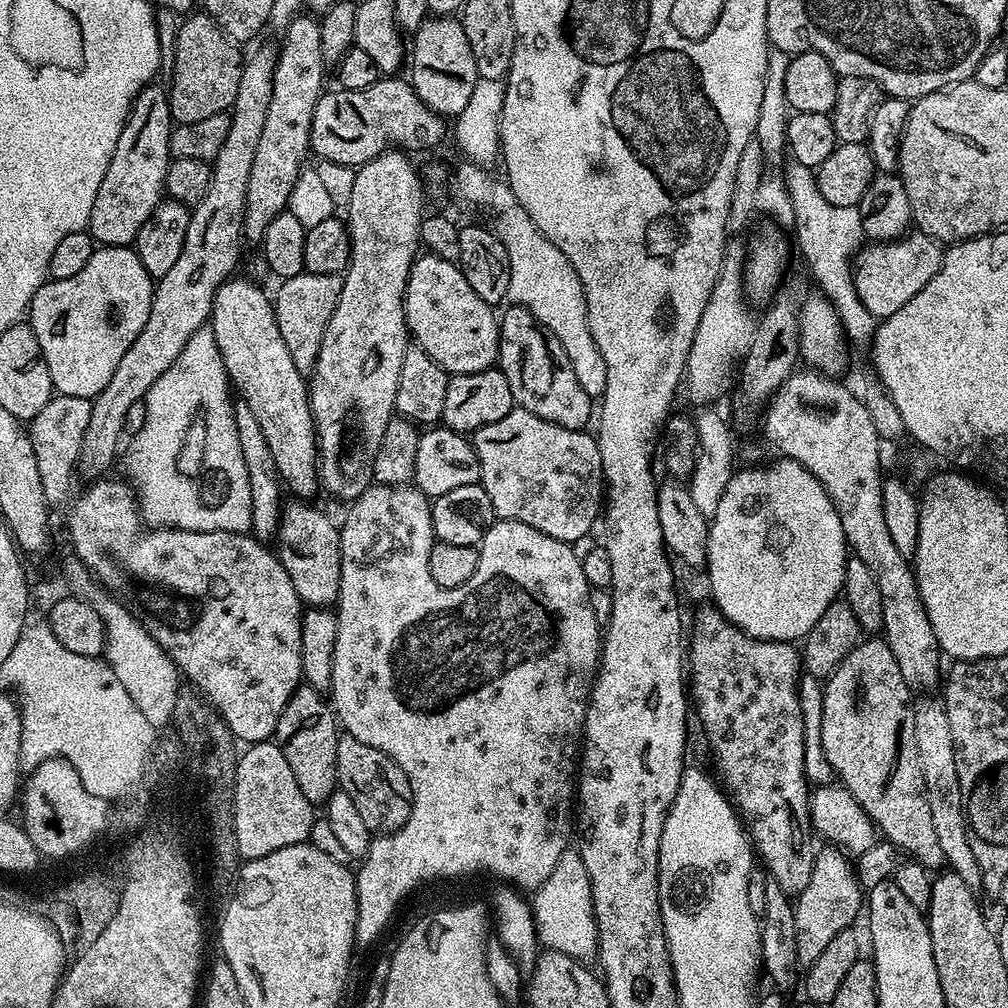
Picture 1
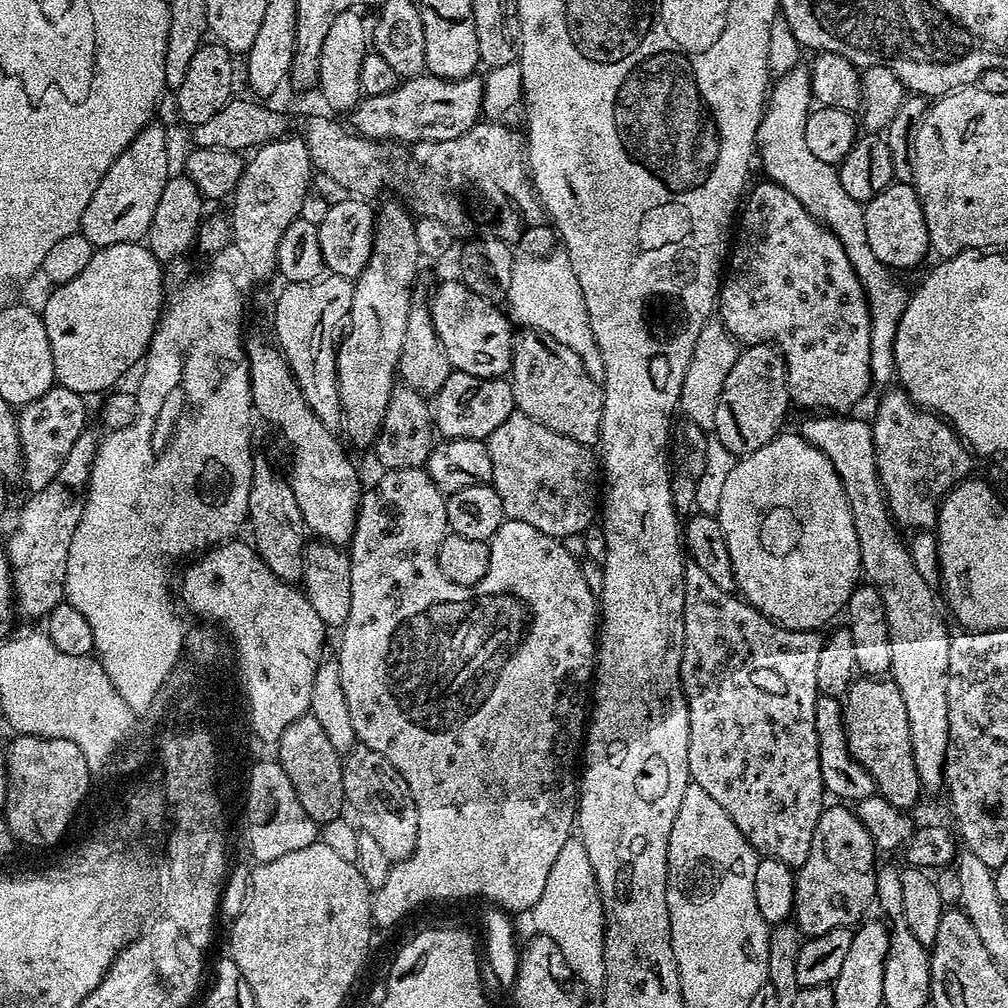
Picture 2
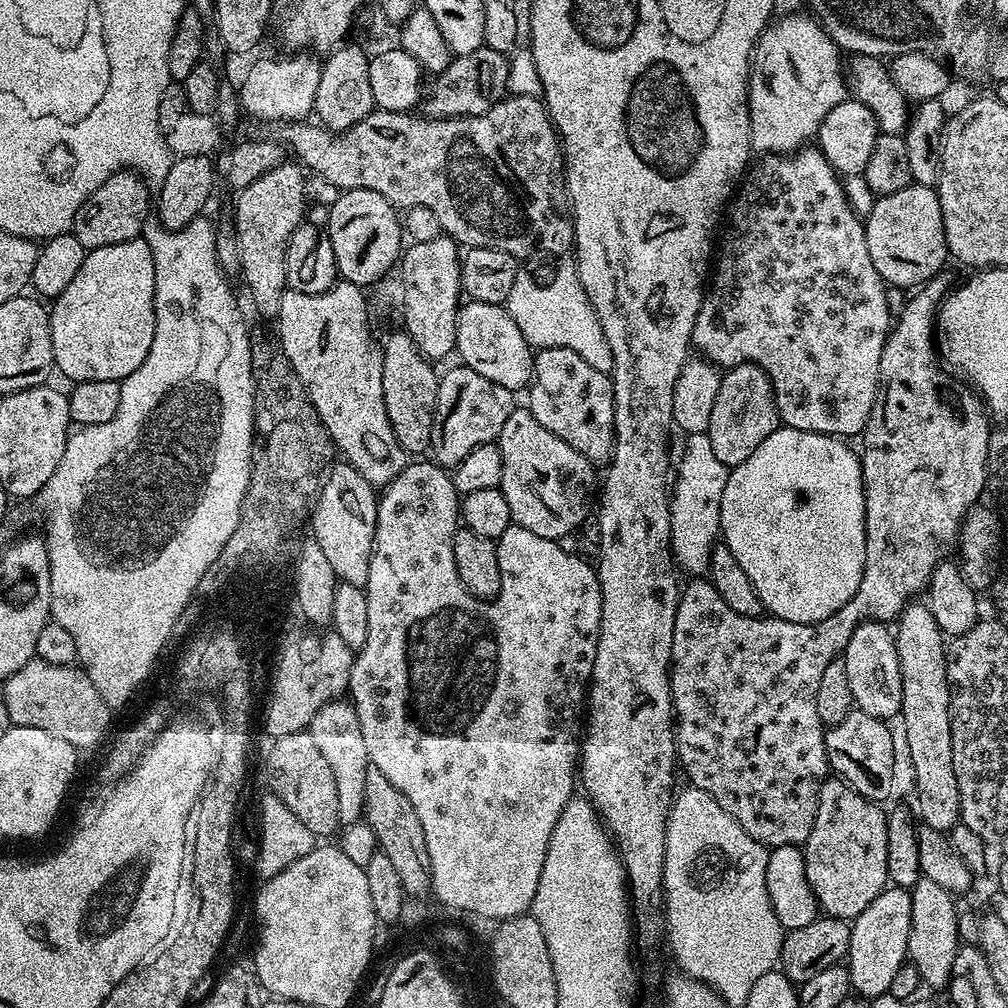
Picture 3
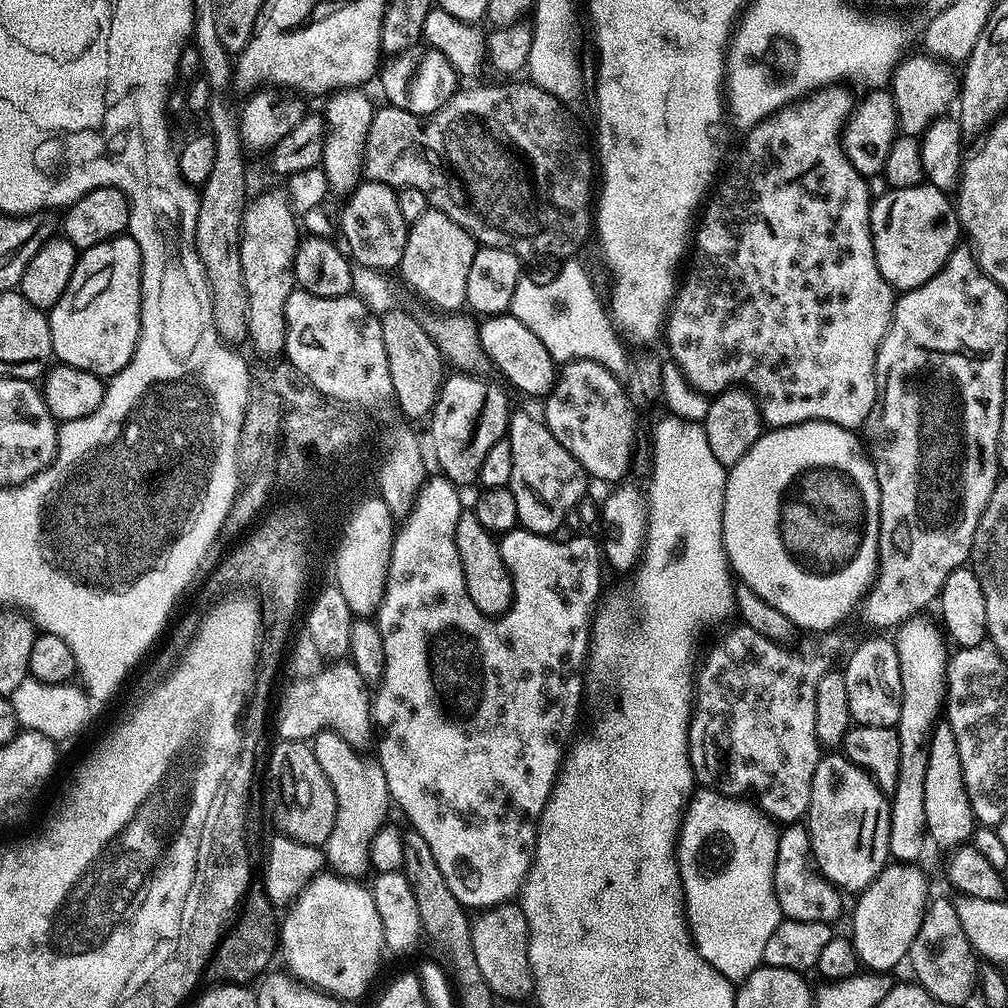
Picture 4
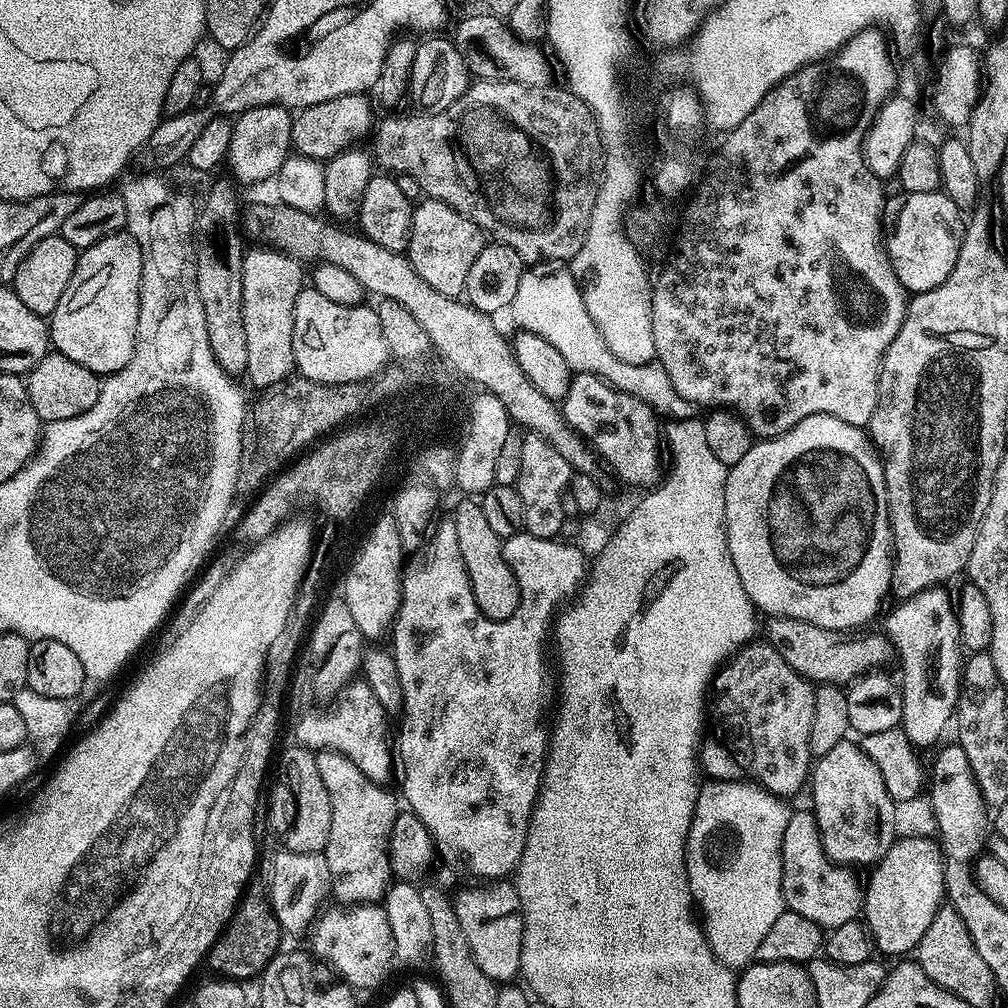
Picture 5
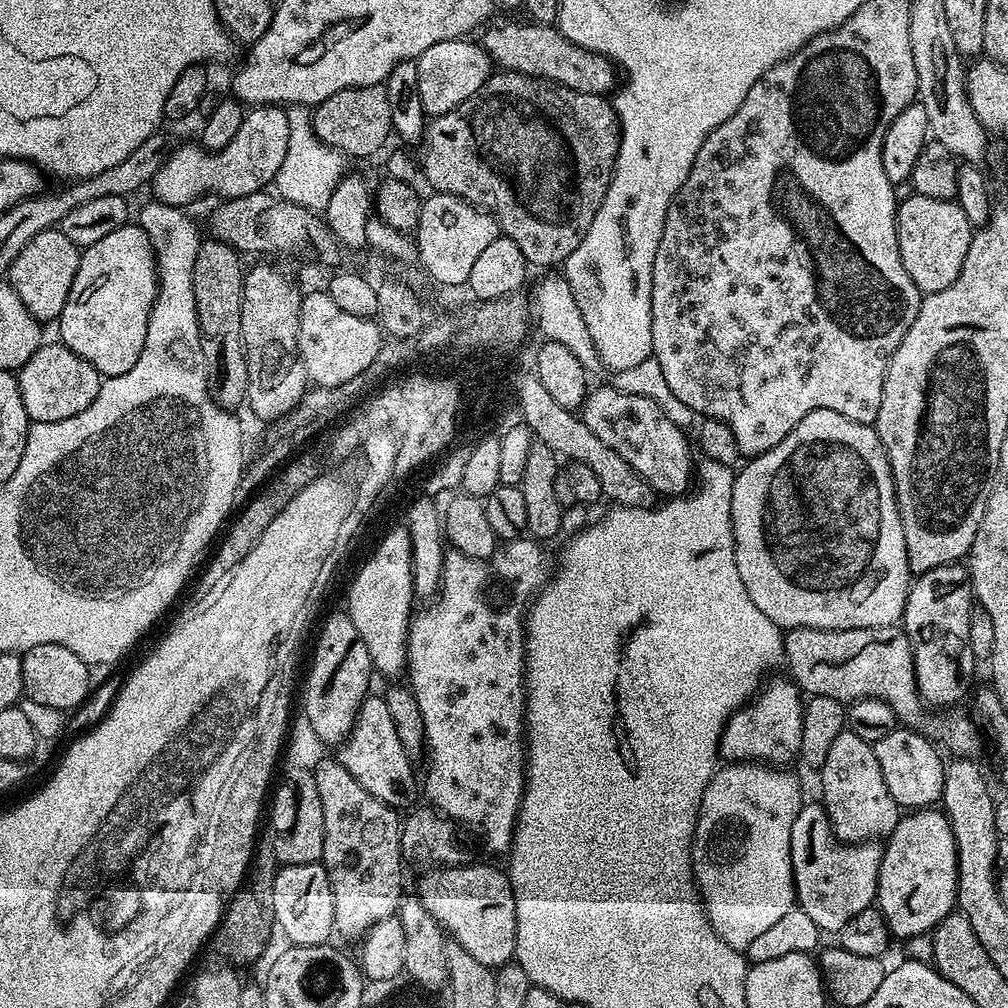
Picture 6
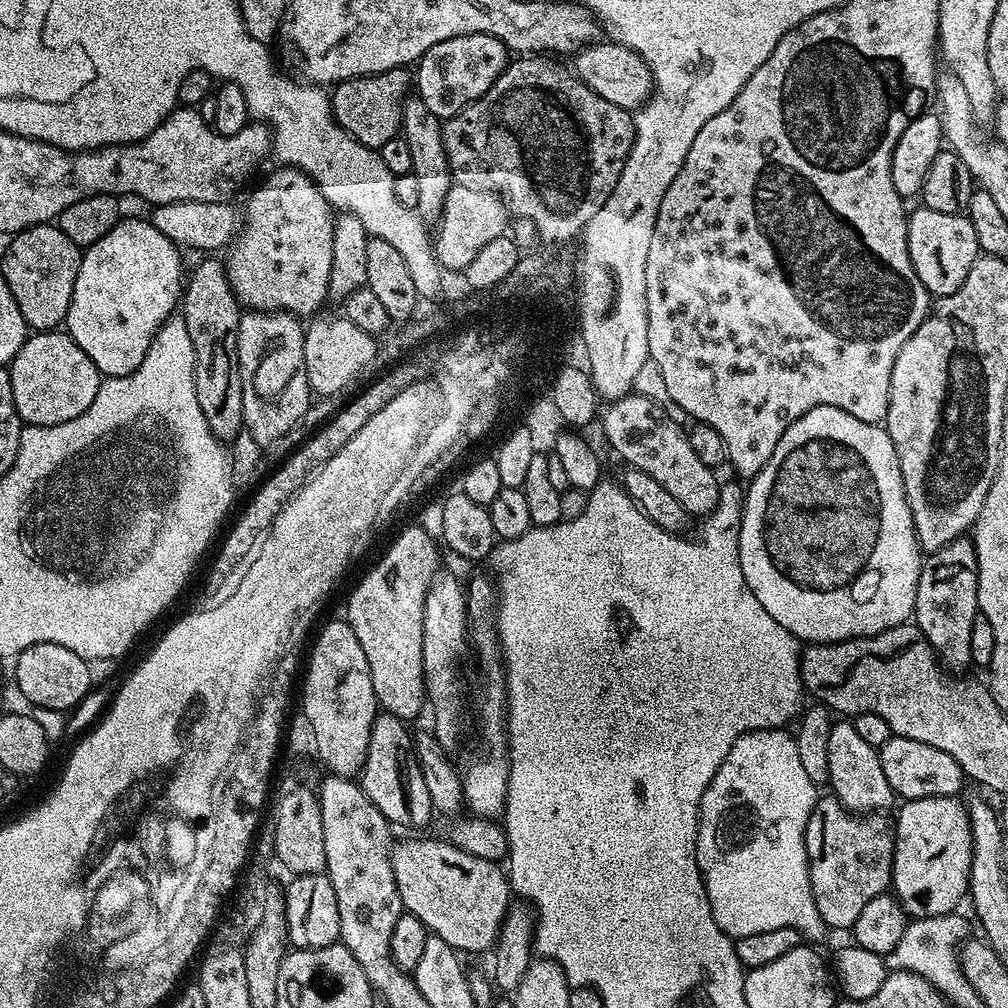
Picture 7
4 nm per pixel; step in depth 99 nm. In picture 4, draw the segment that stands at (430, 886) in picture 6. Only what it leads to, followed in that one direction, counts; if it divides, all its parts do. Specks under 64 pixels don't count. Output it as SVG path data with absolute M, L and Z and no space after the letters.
M519 903L497 904L495 908L481 911L472 924L472 941L476 947L478 970L493 993L504 1000L524 1000L534 992L532 963L528 953L528 923Z

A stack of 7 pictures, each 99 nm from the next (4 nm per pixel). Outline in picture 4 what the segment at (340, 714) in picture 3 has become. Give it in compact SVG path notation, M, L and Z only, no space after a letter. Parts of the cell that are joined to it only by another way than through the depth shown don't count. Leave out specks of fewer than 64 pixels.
M325 730L318 735L311 737L310 743L314 750L314 758L318 758L318 766L322 766L322 774L330 778L330 786L334 786L334 802L336 803L336 817L334 818L334 830L330 830L328 843L323 845L322 851L327 863L335 873L349 878L363 877L364 871L369 871L368 846L372 842L374 834L385 827L390 809L390 797L386 786L386 774L382 774L382 766L379 760L371 755L363 756L361 749L351 744L333 730Z

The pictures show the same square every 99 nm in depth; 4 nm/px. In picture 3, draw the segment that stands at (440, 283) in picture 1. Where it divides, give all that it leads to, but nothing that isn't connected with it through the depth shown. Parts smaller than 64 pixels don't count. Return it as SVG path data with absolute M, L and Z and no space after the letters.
M468 300L461 307L456 315L455 355L460 356L463 367L482 374L482 378L490 378L490 382L498 382L498 386L506 386L513 394L519 393L519 388L520 391L527 389L532 382L533 345L504 304Z

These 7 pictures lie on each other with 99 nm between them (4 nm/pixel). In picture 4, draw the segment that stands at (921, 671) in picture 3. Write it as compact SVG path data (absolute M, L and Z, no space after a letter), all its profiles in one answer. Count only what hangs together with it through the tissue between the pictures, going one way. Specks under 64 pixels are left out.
M940 722L932 729L930 738L930 762L926 762L926 822L927 835L932 836L944 847L951 850L971 841L973 829L978 821L972 815L972 807L962 782L962 762L958 762L958 742L954 742L954 730L946 722Z

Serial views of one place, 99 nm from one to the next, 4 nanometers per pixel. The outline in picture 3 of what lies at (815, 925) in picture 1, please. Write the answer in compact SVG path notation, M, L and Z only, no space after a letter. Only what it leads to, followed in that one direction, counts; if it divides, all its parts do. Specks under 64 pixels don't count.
M829 778L824 781L818 798L814 826L807 842L802 845L806 878L810 882L810 890L814 892L819 911L824 916L849 922L855 920L889 883L888 818L885 809L880 808L883 807L879 803L867 800L862 794L855 792L845 780Z

